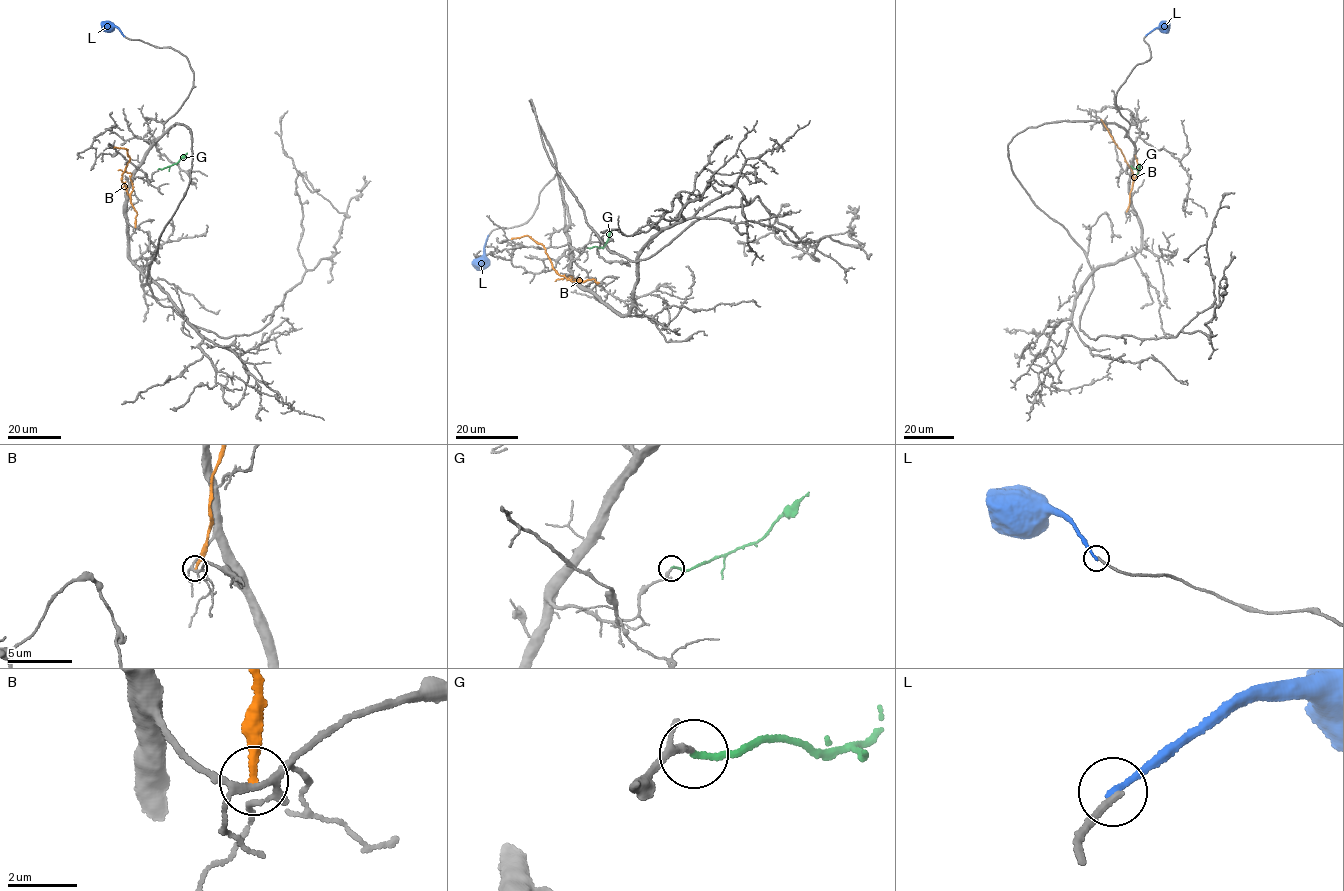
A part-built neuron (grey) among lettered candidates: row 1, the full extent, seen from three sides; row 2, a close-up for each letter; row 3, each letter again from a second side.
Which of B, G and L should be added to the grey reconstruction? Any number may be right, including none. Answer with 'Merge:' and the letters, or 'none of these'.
Merge: G

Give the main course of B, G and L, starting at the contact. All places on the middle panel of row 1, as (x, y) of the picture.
B: (598, 282), (589, 279), (569, 280), (553, 269), (540, 244), (526, 236), (511, 238)
G: (588, 248), (604, 246), (611, 231)
L: (488, 236), (478, 270)

